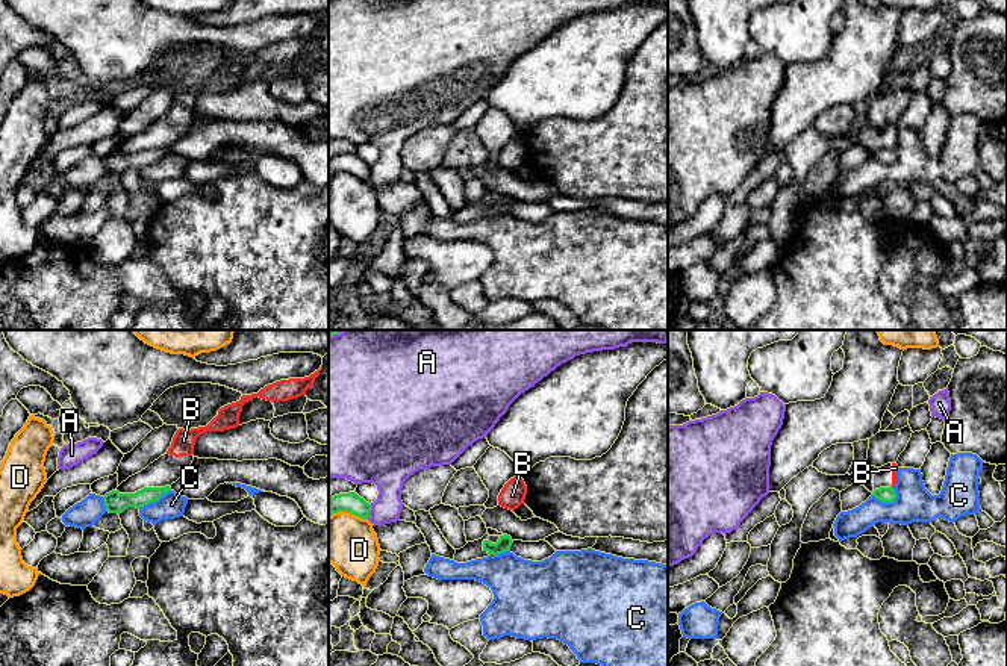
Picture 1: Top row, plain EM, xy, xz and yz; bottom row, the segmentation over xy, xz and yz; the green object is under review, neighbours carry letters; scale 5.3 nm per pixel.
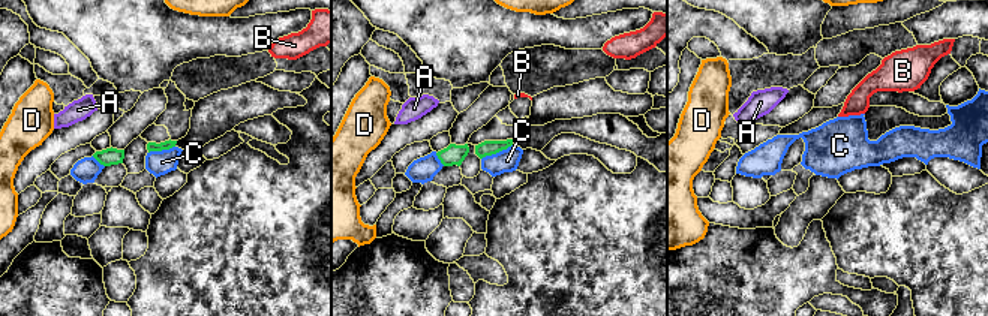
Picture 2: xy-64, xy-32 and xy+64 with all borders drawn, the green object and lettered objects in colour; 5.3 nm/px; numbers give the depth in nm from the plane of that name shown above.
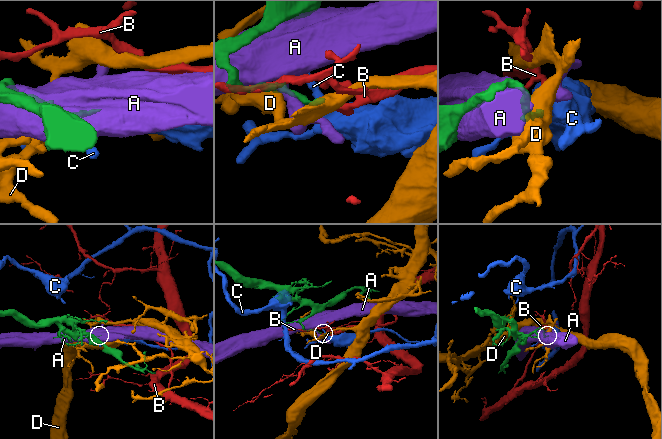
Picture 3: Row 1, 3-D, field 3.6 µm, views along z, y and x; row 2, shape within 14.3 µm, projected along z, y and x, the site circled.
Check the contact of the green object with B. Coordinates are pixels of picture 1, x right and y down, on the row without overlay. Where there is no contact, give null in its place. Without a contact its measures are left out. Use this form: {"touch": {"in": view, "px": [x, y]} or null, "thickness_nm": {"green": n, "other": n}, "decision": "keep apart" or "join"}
{"touch": {"in": "xz", "px": [492, 214]}, "thickness_nm": {"green": 80, "other": 20}, "decision": "keep apart"}

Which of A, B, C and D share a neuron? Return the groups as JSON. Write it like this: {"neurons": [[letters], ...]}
{"neurons": [["A"], ["B"], ["C"], ["D"]]}

